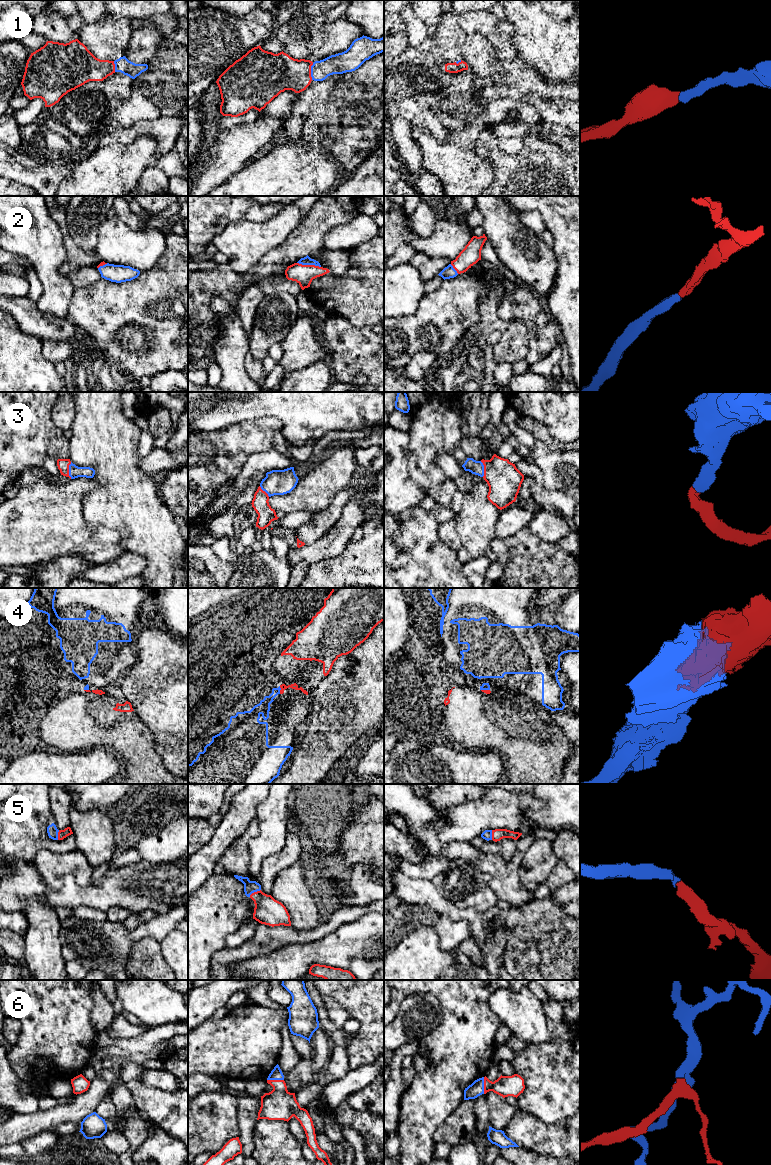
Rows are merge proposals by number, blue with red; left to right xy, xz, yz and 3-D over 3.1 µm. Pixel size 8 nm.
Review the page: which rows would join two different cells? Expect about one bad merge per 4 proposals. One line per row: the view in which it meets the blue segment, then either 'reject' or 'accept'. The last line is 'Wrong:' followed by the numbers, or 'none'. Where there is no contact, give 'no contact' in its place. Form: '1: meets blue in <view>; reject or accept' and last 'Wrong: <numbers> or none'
1: meets blue in xz; accept
2: meets blue in xz; accept
3: meets blue in xy; accept
4: meets blue in xz; reject
5: meets blue in xz; accept
6: meets blue in xz; accept
Wrong: 4

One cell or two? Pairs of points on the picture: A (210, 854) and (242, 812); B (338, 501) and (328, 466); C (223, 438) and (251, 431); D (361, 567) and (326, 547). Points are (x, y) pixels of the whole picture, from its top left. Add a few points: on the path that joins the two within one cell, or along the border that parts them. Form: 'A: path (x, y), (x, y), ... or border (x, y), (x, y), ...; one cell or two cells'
A: path (218, 844), (234, 822); one cell
B: border (352, 482), (342, 489), (331, 503), (321, 511); two cells
C: path (230, 438), (244, 438); one cell
D: border (350, 540), (339, 554), (322, 559), (317, 563); two cells

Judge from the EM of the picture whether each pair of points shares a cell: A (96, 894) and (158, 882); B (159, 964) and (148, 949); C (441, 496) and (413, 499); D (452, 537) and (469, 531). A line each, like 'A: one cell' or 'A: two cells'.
A: one cell
B: one cell
C: two cells
D: two cells

